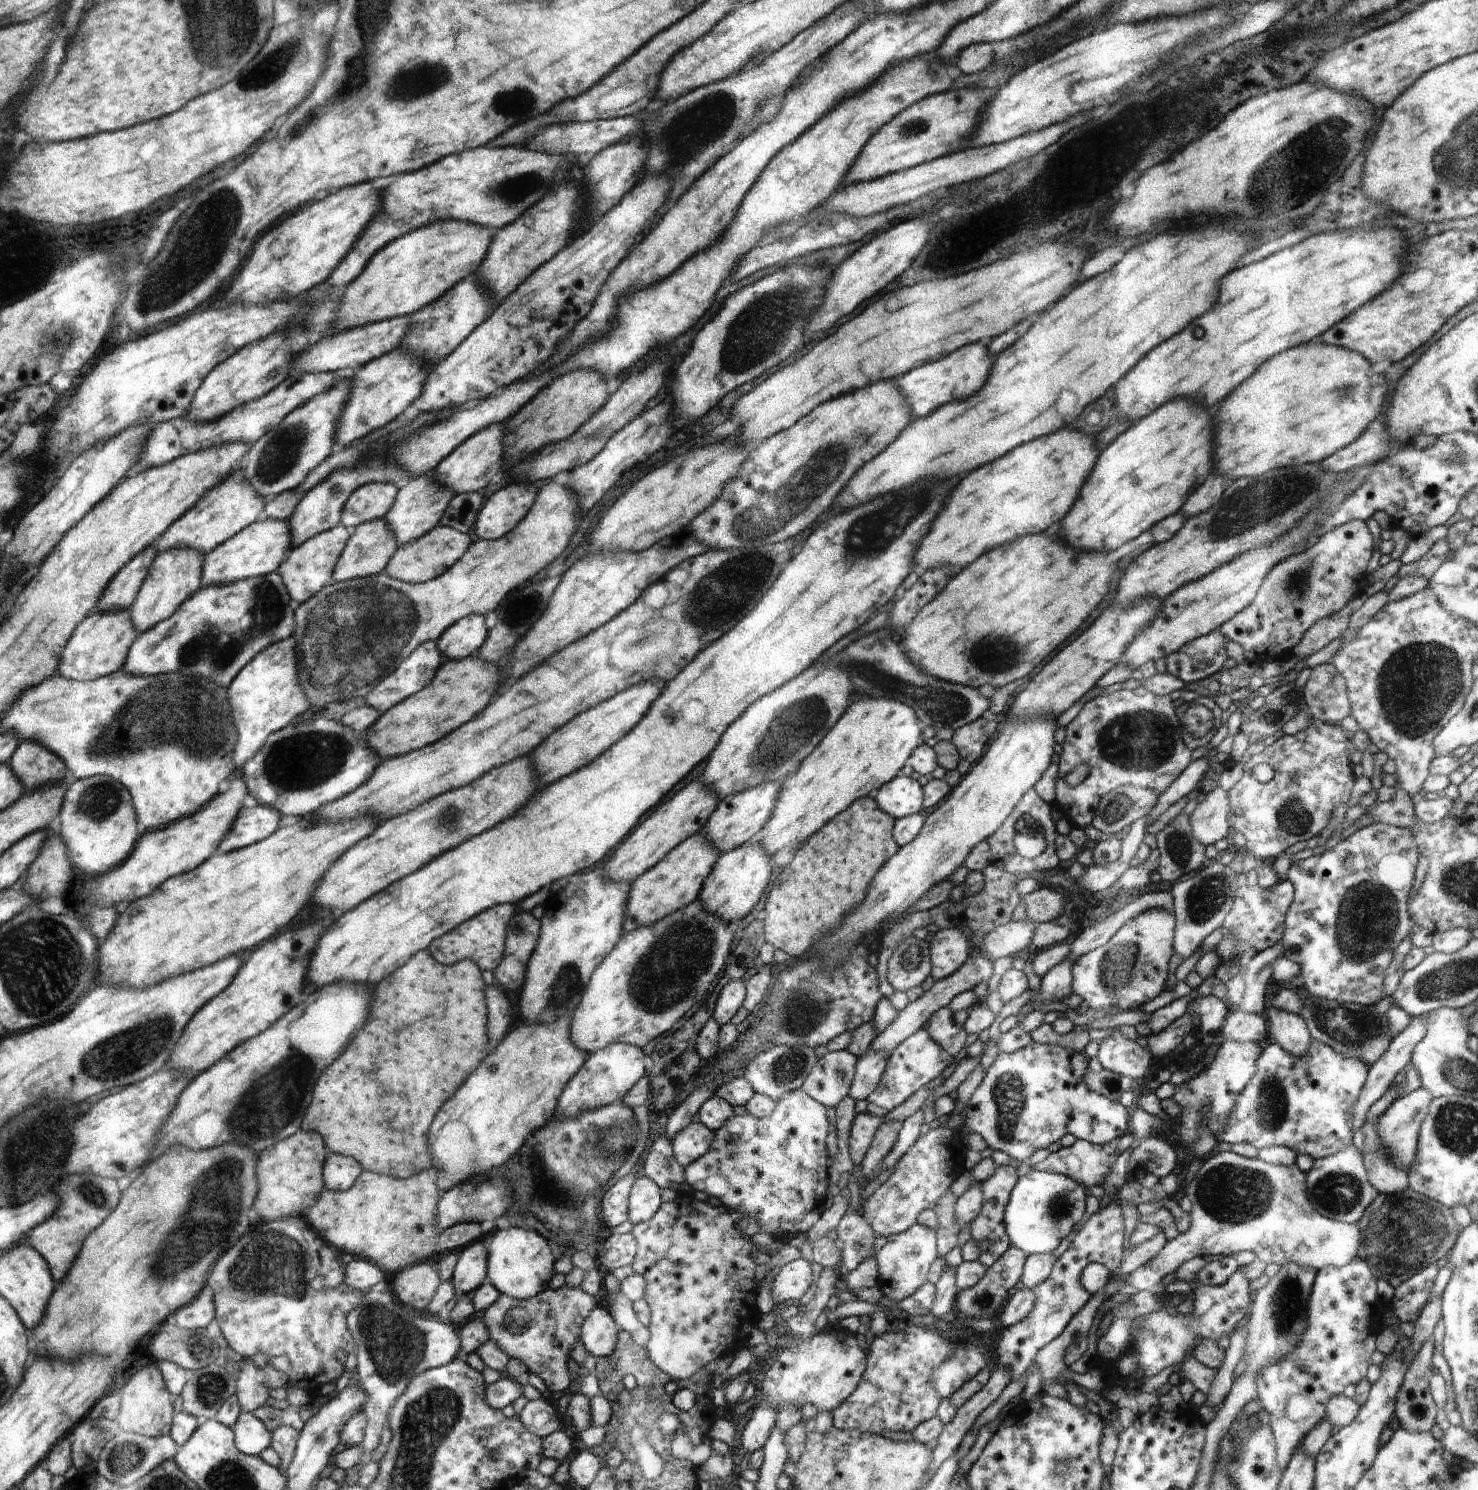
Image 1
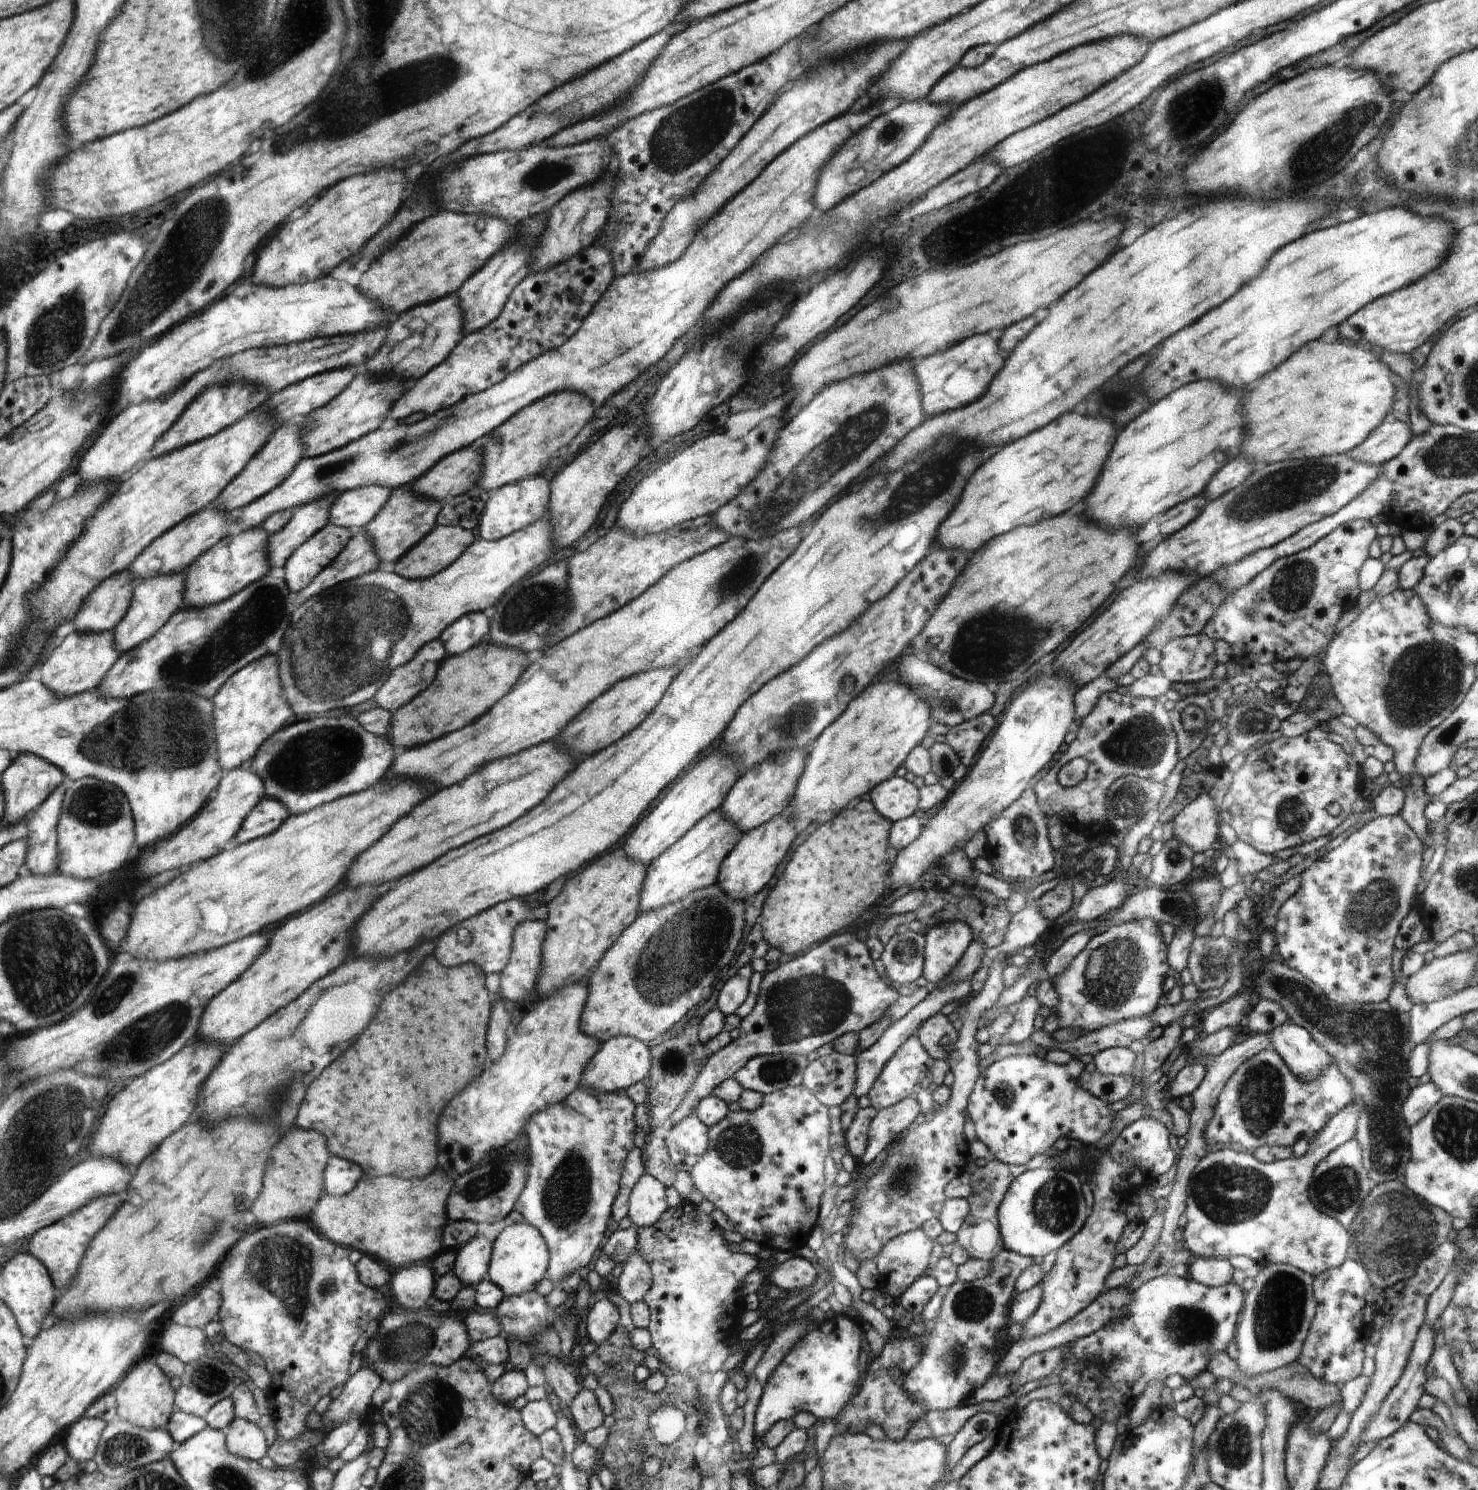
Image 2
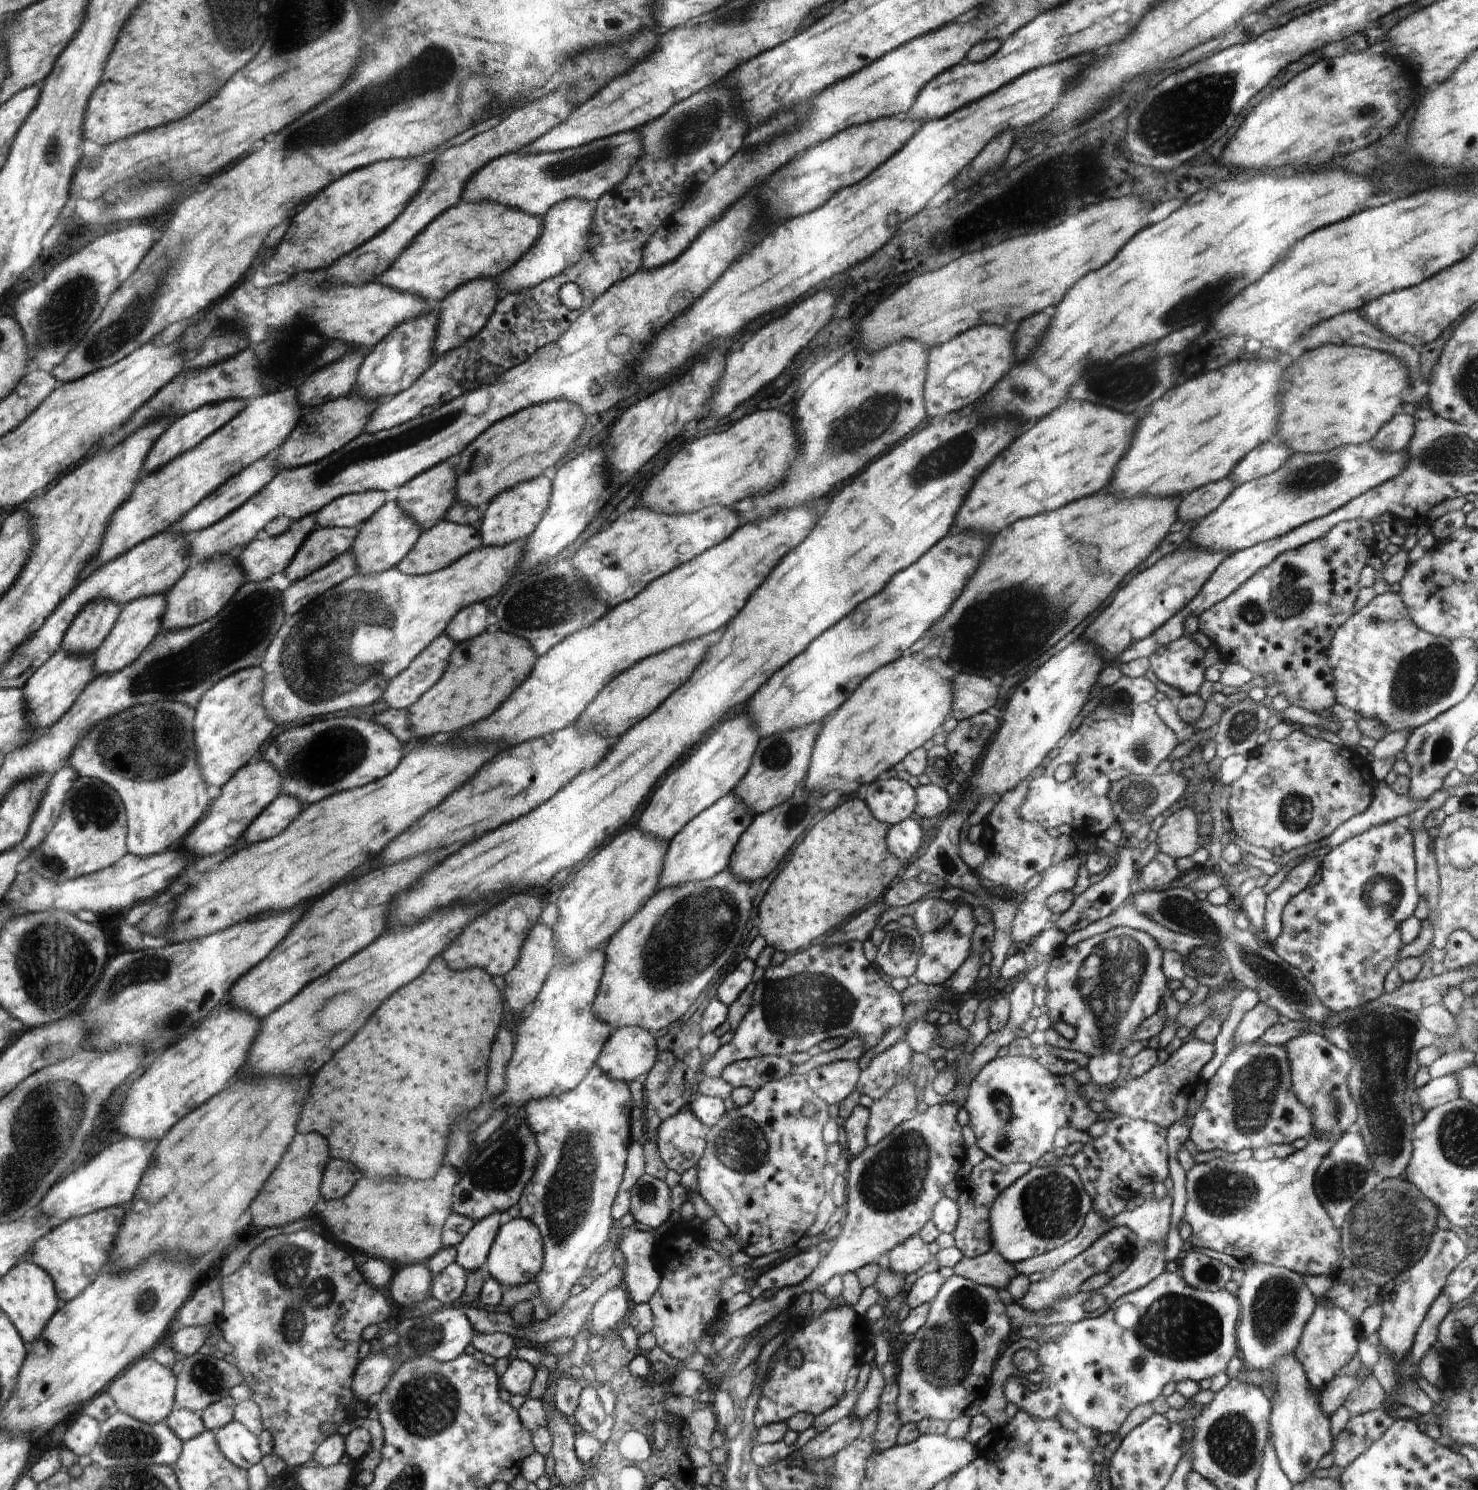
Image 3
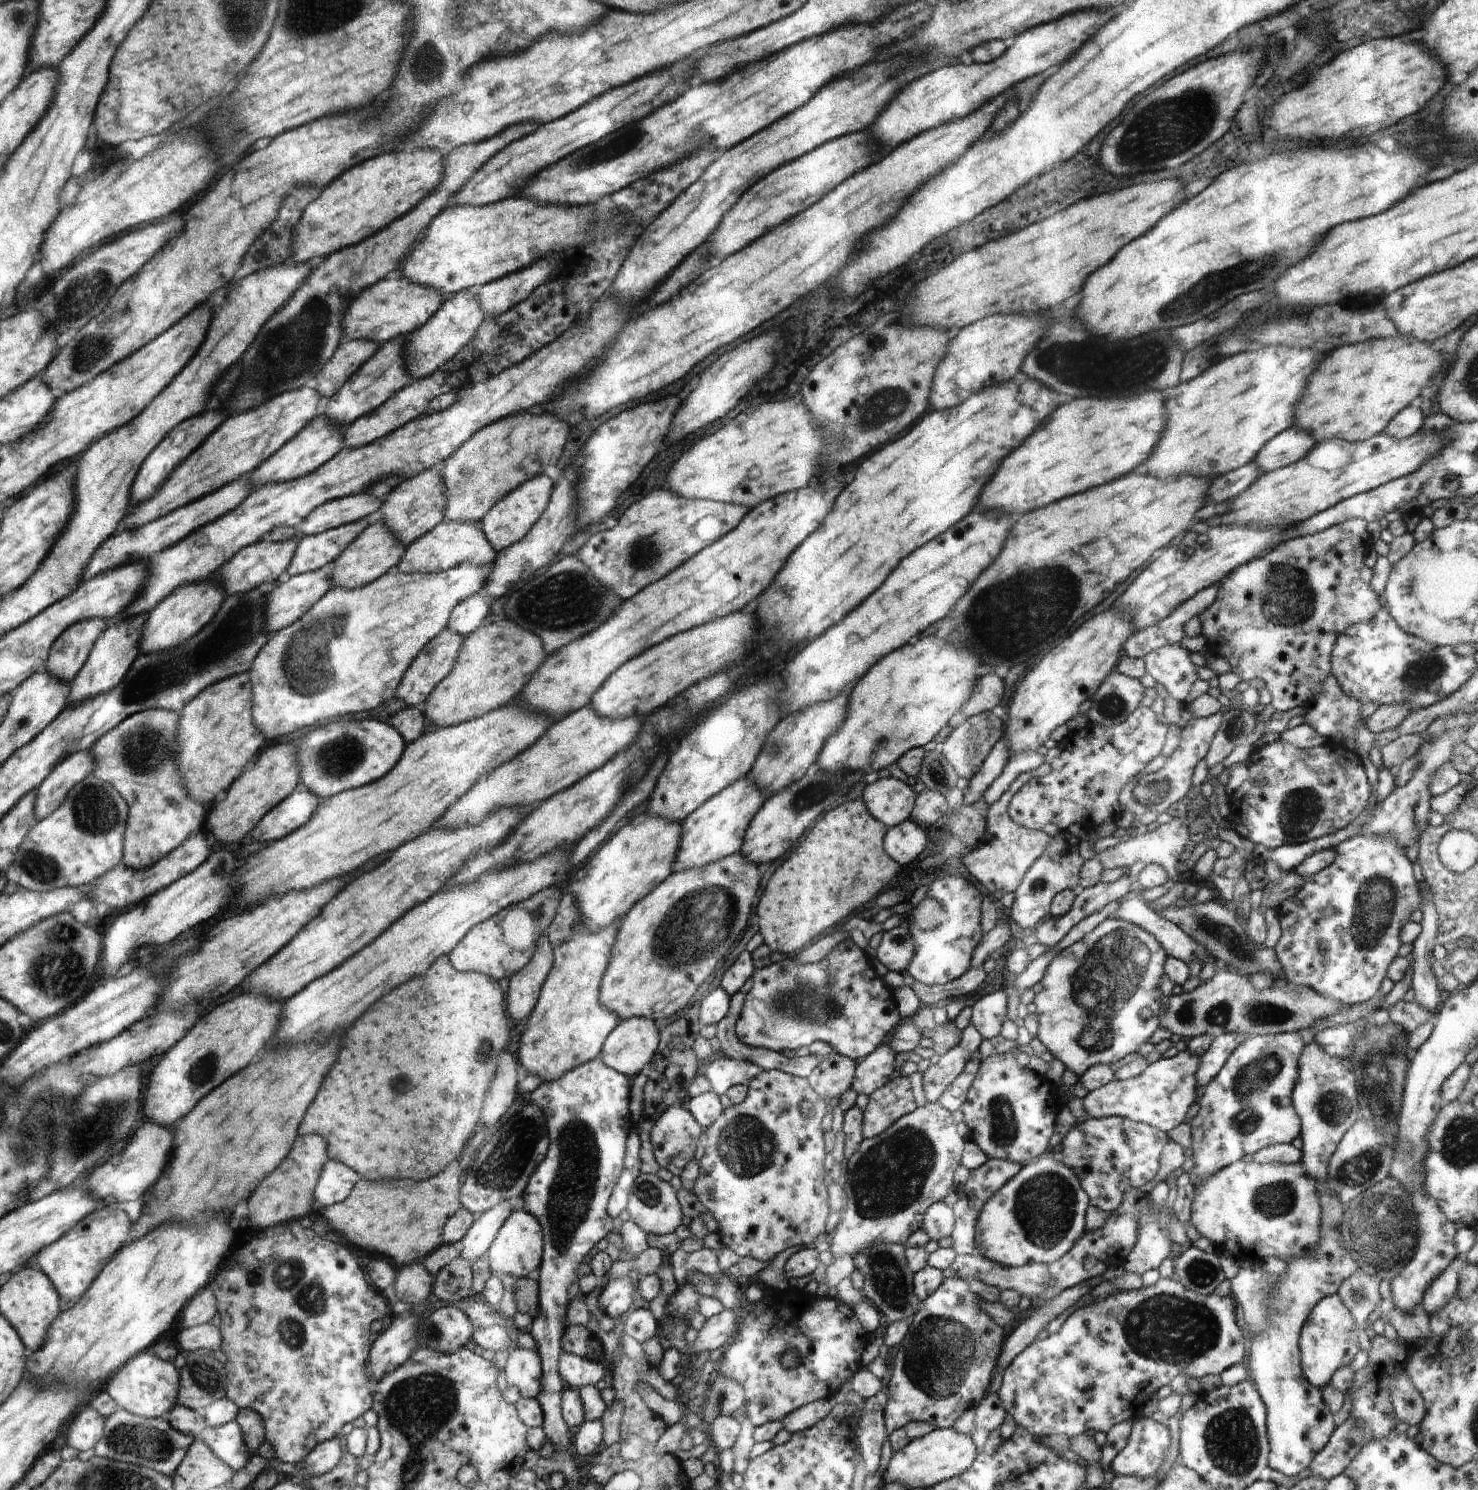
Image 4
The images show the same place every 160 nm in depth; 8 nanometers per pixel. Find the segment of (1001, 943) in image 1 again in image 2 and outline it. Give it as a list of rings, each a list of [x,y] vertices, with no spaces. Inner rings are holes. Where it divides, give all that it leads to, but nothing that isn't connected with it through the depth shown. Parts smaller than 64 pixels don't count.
[[[1029,900],[1023,910],[1011,915],[1011,921],[1008,923],[1002,944],[997,948],[997,951],[1002,954],[1007,952],[1014,954],[1022,946],[1034,944],[1044,934],[1046,926],[1048,926],[1046,920],[1040,916],[1038,909]]]

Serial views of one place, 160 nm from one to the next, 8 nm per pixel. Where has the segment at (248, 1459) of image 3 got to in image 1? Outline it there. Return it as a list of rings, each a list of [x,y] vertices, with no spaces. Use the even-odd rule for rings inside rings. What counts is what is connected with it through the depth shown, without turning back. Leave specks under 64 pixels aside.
[[[242,1410],[236,1424],[231,1428],[236,1434],[237,1447],[247,1455],[259,1456],[271,1446],[272,1432],[253,1412]]]

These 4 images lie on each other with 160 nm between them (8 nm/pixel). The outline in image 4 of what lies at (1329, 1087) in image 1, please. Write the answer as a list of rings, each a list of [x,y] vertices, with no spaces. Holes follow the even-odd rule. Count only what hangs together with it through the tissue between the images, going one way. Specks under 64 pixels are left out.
[[[1284,1033],[1276,1035],[1266,1035],[1266,1036],[1251,1036],[1248,1039],[1245,1039],[1240,1046],[1236,1046],[1236,1049],[1230,1054],[1230,1057],[1226,1060],[1222,1069],[1216,1074],[1216,1077],[1209,1083],[1206,1084],[1204,1088],[1204,1094],[1202,1097],[1198,1098],[1197,1104],[1200,1106],[1200,1110],[1196,1117],[1191,1120],[1191,1148],[1192,1148],[1192,1160],[1194,1166],[1190,1170],[1190,1178],[1192,1180],[1193,1186],[1196,1186],[1198,1182],[1206,1180],[1208,1176],[1214,1176],[1214,1174],[1220,1172],[1222,1168],[1230,1166],[1234,1162],[1241,1160],[1243,1156],[1248,1154],[1254,1155],[1260,1150],[1272,1146],[1274,1144],[1280,1143],[1292,1143],[1292,1141],[1301,1134],[1301,1122],[1292,1106],[1292,1094],[1298,1080],[1298,1060],[1302,1056],[1302,1050],[1304,1050],[1304,1040],[1299,1033]]]

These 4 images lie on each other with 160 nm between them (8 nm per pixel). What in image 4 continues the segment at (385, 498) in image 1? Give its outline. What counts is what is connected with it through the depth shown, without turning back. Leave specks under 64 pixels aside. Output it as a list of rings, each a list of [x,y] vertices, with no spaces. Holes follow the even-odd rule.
[[[370,493],[353,494],[321,504],[297,527],[303,536],[315,535],[365,519],[384,506],[384,500]]]

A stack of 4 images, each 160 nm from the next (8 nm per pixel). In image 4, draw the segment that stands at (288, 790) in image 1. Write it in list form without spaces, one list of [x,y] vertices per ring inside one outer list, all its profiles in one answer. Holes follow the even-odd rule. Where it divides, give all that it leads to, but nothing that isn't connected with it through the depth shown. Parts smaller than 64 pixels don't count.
[[[338,720],[324,724],[322,728],[312,728],[302,734],[301,774],[304,788],[318,798],[329,799],[339,792],[374,783],[388,775],[405,752],[408,744],[404,737],[384,722],[365,720]]]

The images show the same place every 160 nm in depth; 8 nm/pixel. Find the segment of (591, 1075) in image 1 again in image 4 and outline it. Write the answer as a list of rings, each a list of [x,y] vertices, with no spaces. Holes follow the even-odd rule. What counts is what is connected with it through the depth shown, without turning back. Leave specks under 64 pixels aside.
[[[634,1017],[617,1024],[600,1058],[616,1072],[634,1078],[652,1062],[659,1046],[660,1032],[654,1021]]]

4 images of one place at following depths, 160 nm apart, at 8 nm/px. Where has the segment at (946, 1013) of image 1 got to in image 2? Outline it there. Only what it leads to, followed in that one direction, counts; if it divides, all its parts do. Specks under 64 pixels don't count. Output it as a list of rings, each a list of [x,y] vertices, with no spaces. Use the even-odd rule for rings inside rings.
[[[941,1012],[927,1018],[919,1026],[917,1035],[928,1054],[938,1060],[947,1058],[958,1038],[958,1032]]]

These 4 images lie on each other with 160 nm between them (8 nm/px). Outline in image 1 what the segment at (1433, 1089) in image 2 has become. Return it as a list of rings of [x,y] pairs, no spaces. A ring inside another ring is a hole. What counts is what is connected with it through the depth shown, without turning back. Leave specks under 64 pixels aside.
[[[1418,1088],[1409,1094],[1398,1097],[1388,1110],[1377,1118],[1375,1126],[1378,1140],[1380,1140],[1380,1148],[1386,1154],[1386,1158],[1392,1160],[1392,1164],[1396,1164],[1396,1168],[1410,1170],[1414,1156],[1416,1156],[1416,1148],[1418,1148],[1418,1132],[1429,1112],[1433,1098],[1434,1096],[1426,1088]]]

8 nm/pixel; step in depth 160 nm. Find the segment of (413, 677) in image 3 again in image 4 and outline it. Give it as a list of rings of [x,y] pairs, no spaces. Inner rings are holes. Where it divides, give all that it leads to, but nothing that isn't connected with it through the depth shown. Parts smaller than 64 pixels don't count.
[[[448,627],[440,634],[437,634],[420,650],[418,656],[414,657],[412,664],[406,669],[398,685],[395,697],[404,700],[408,707],[422,707],[434,687],[452,672],[464,639],[464,635],[454,632],[453,629]]]

